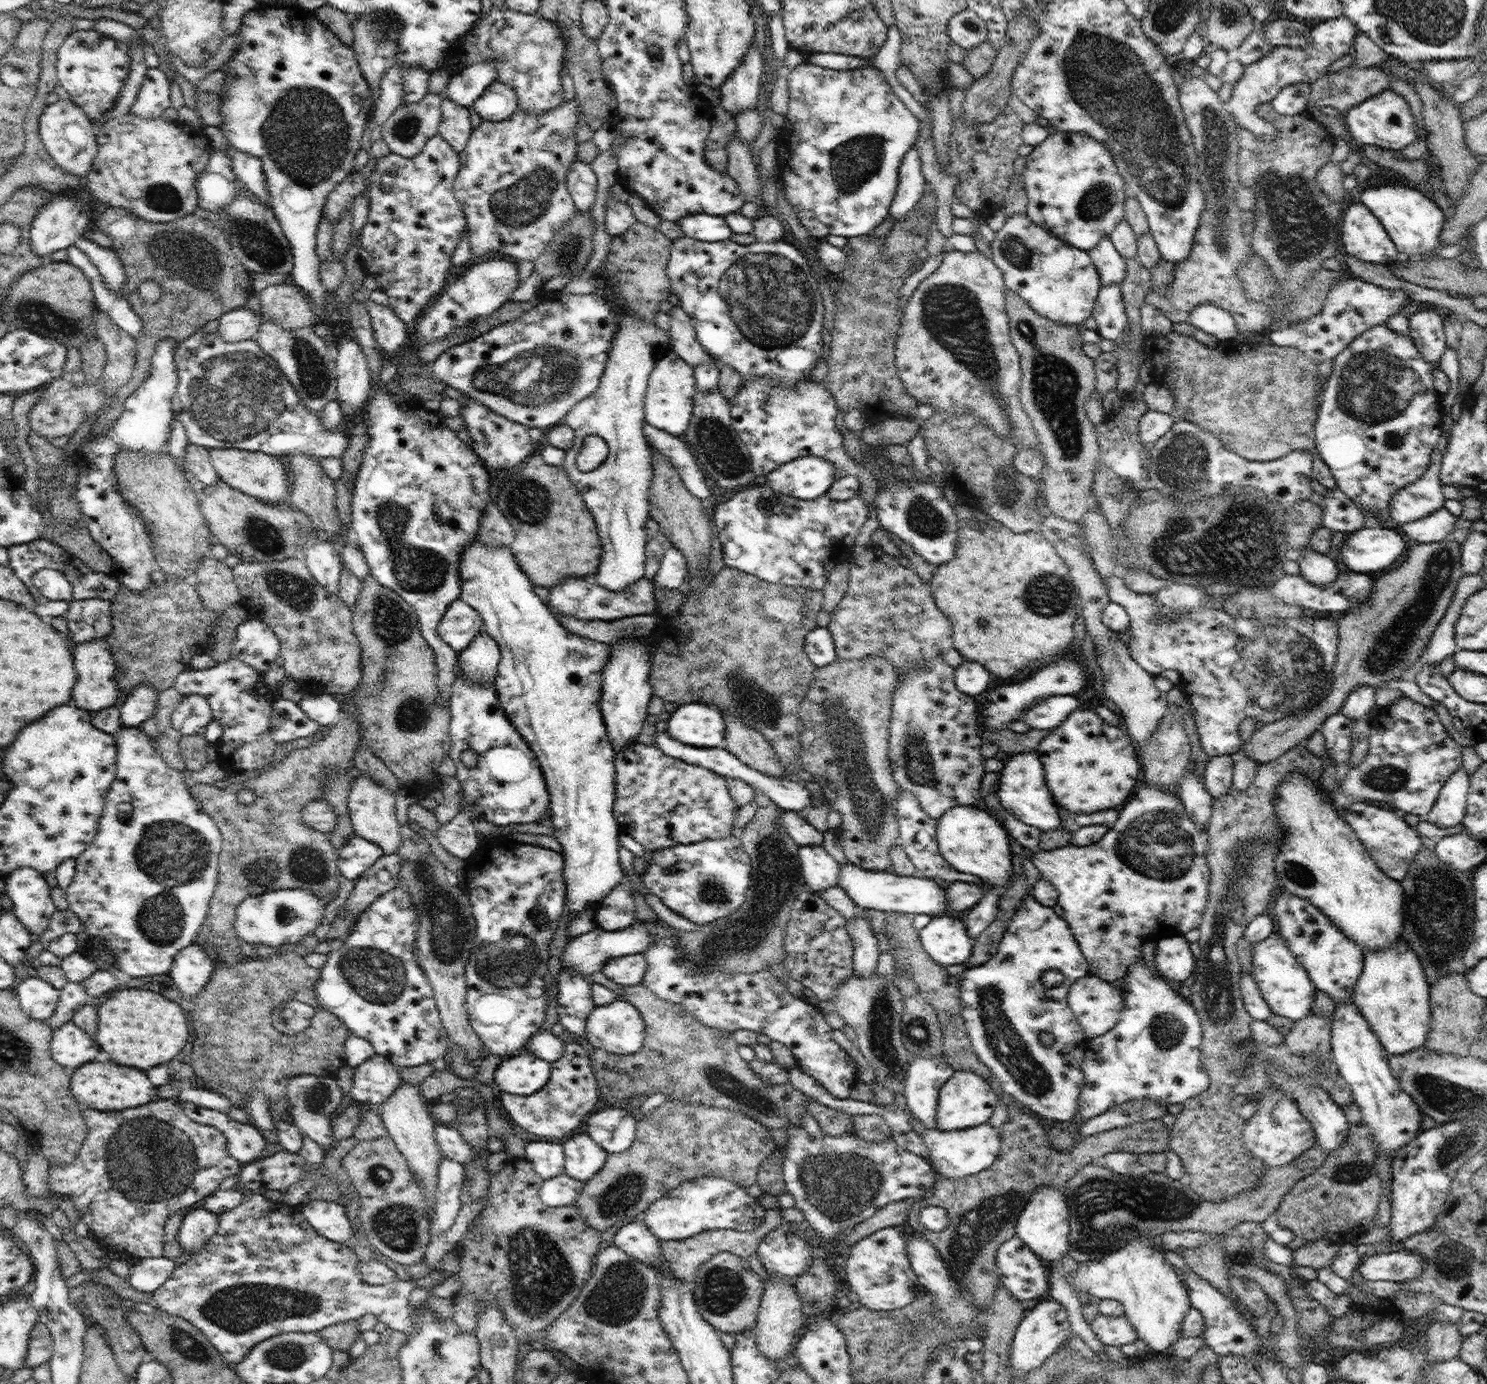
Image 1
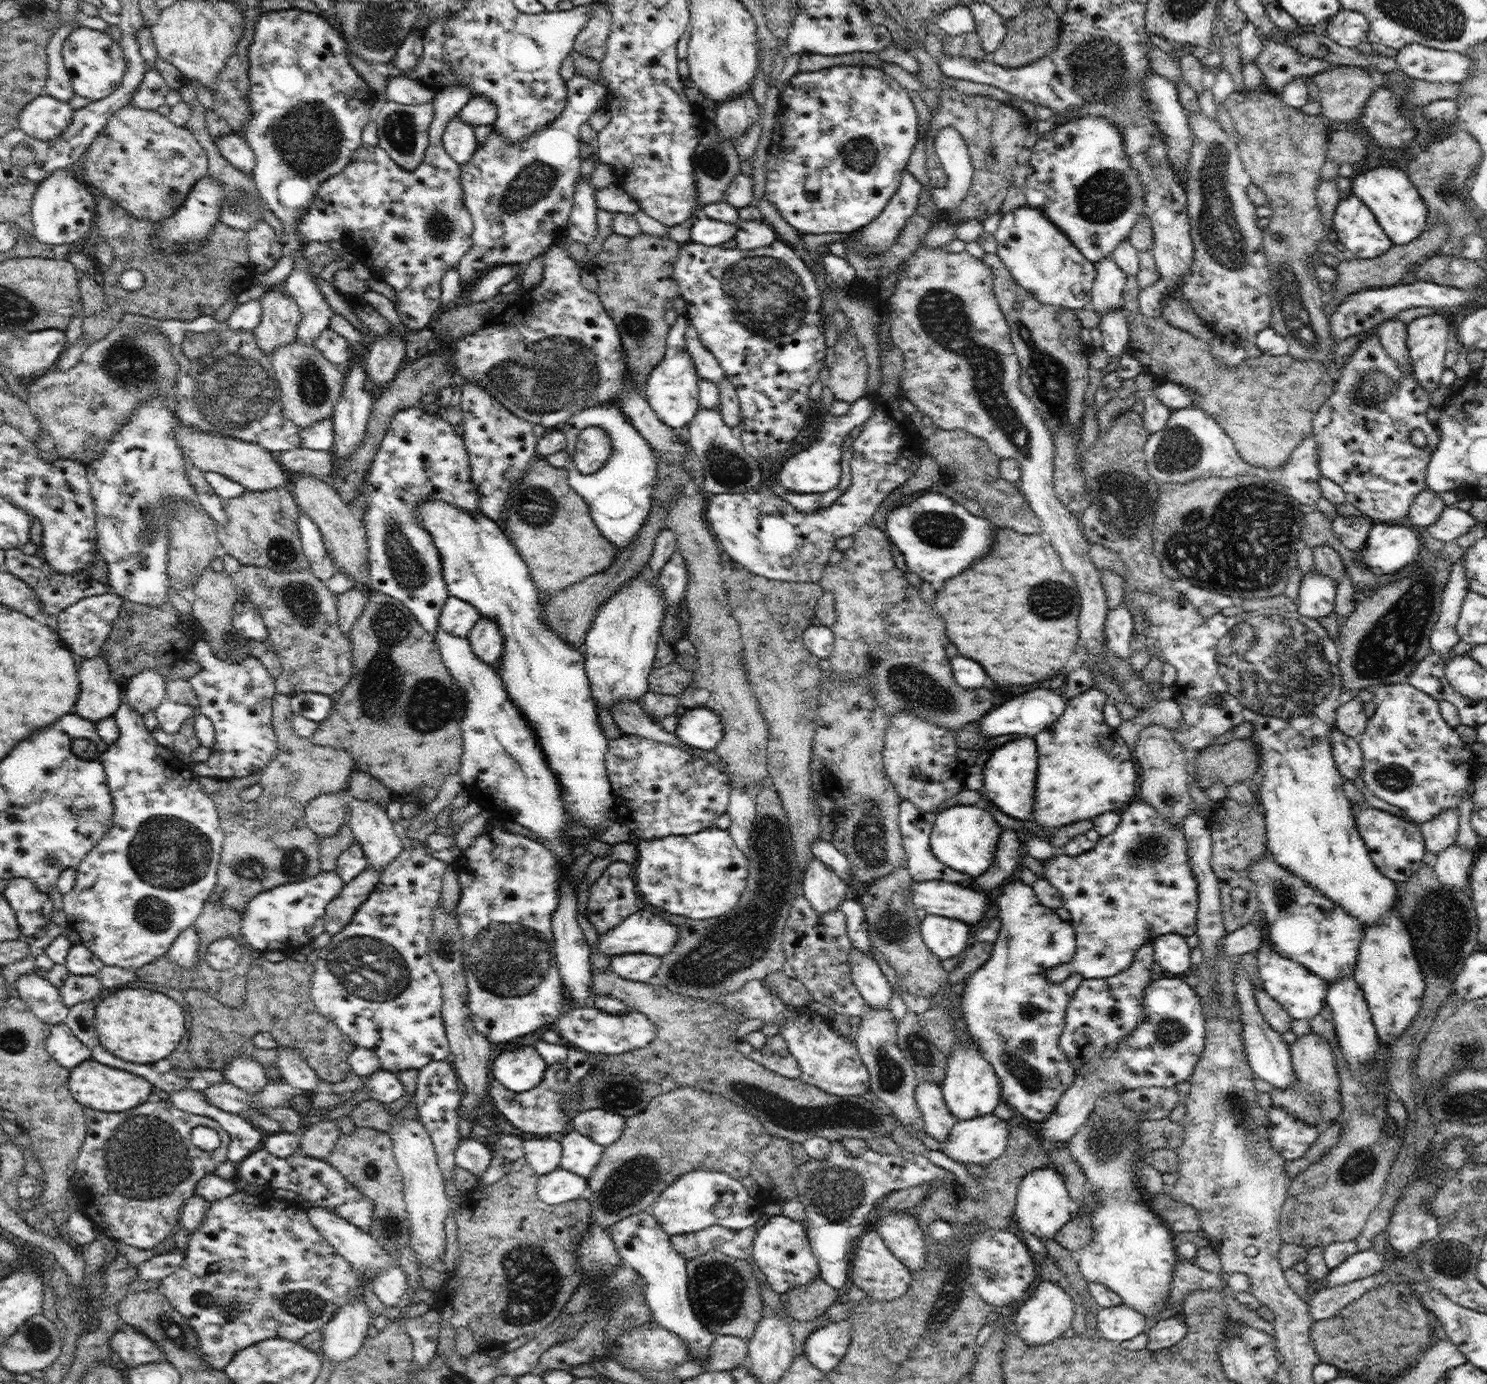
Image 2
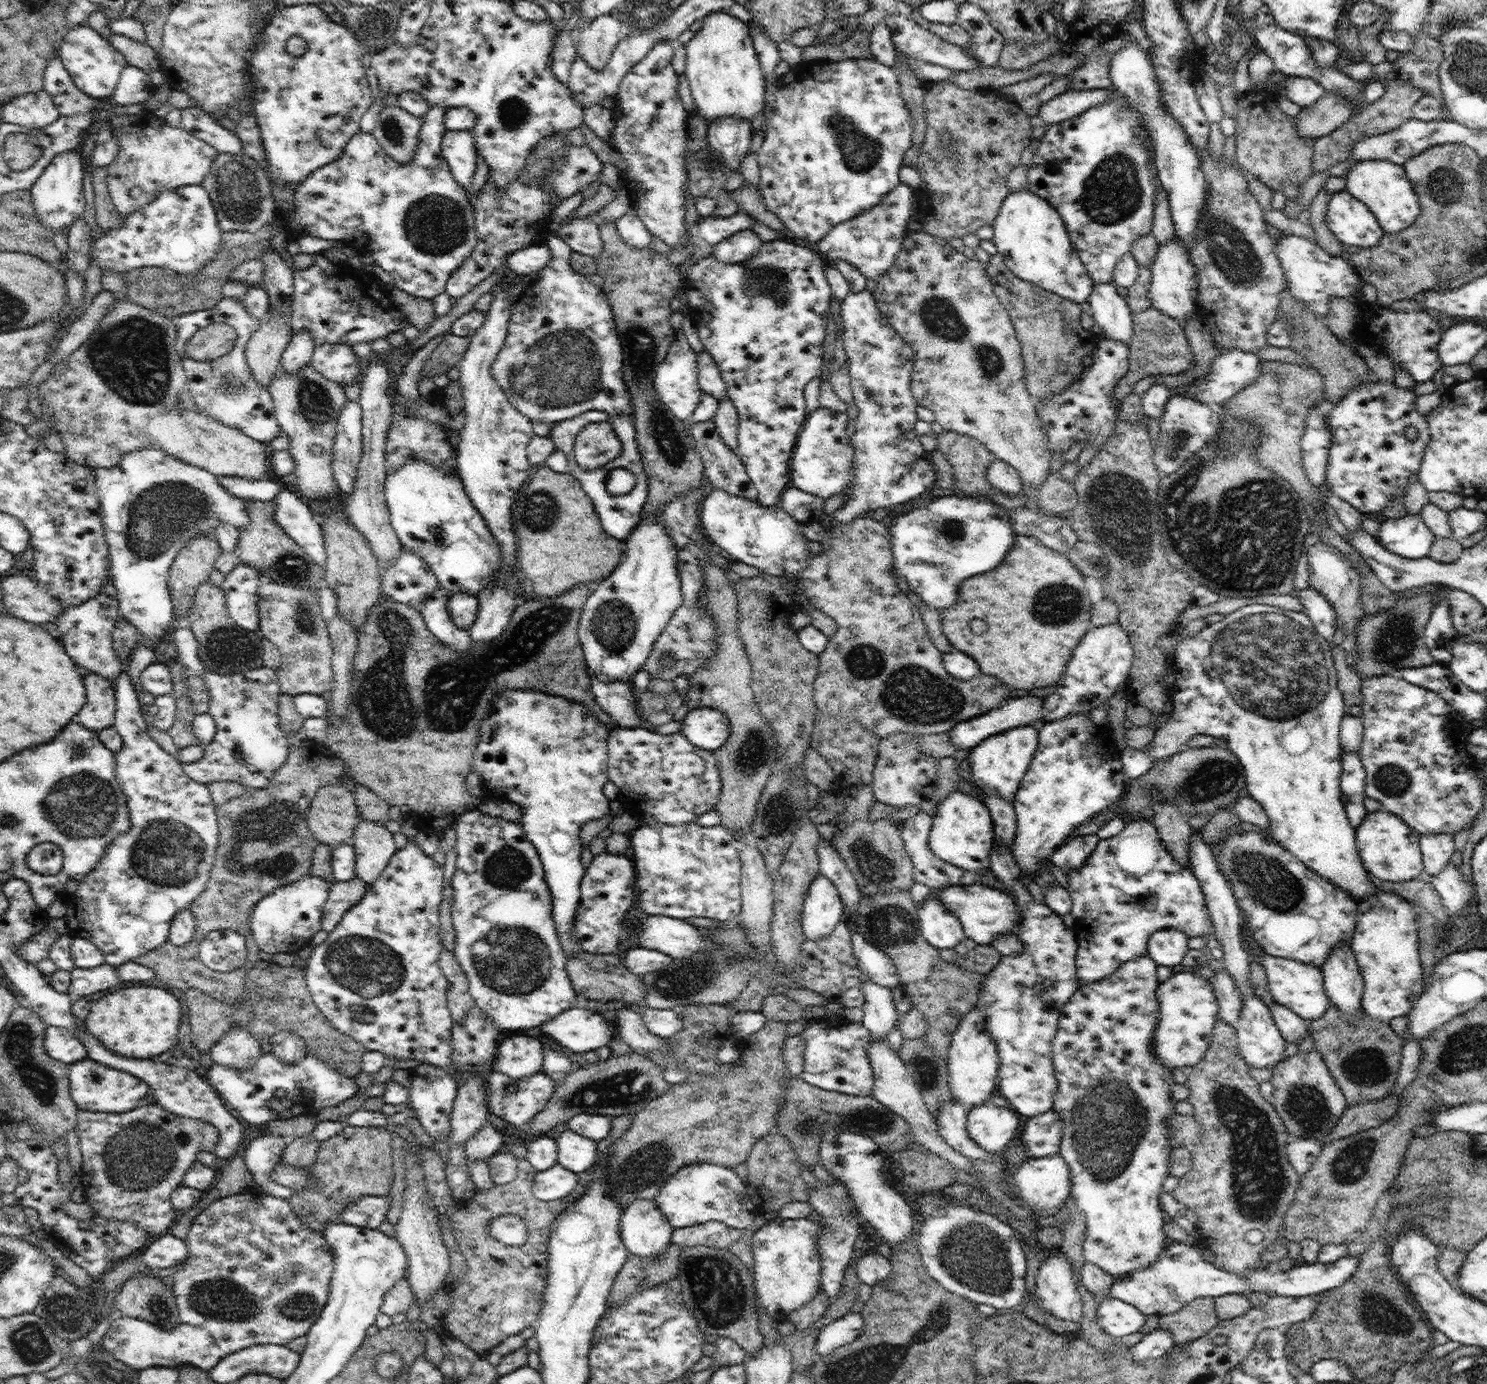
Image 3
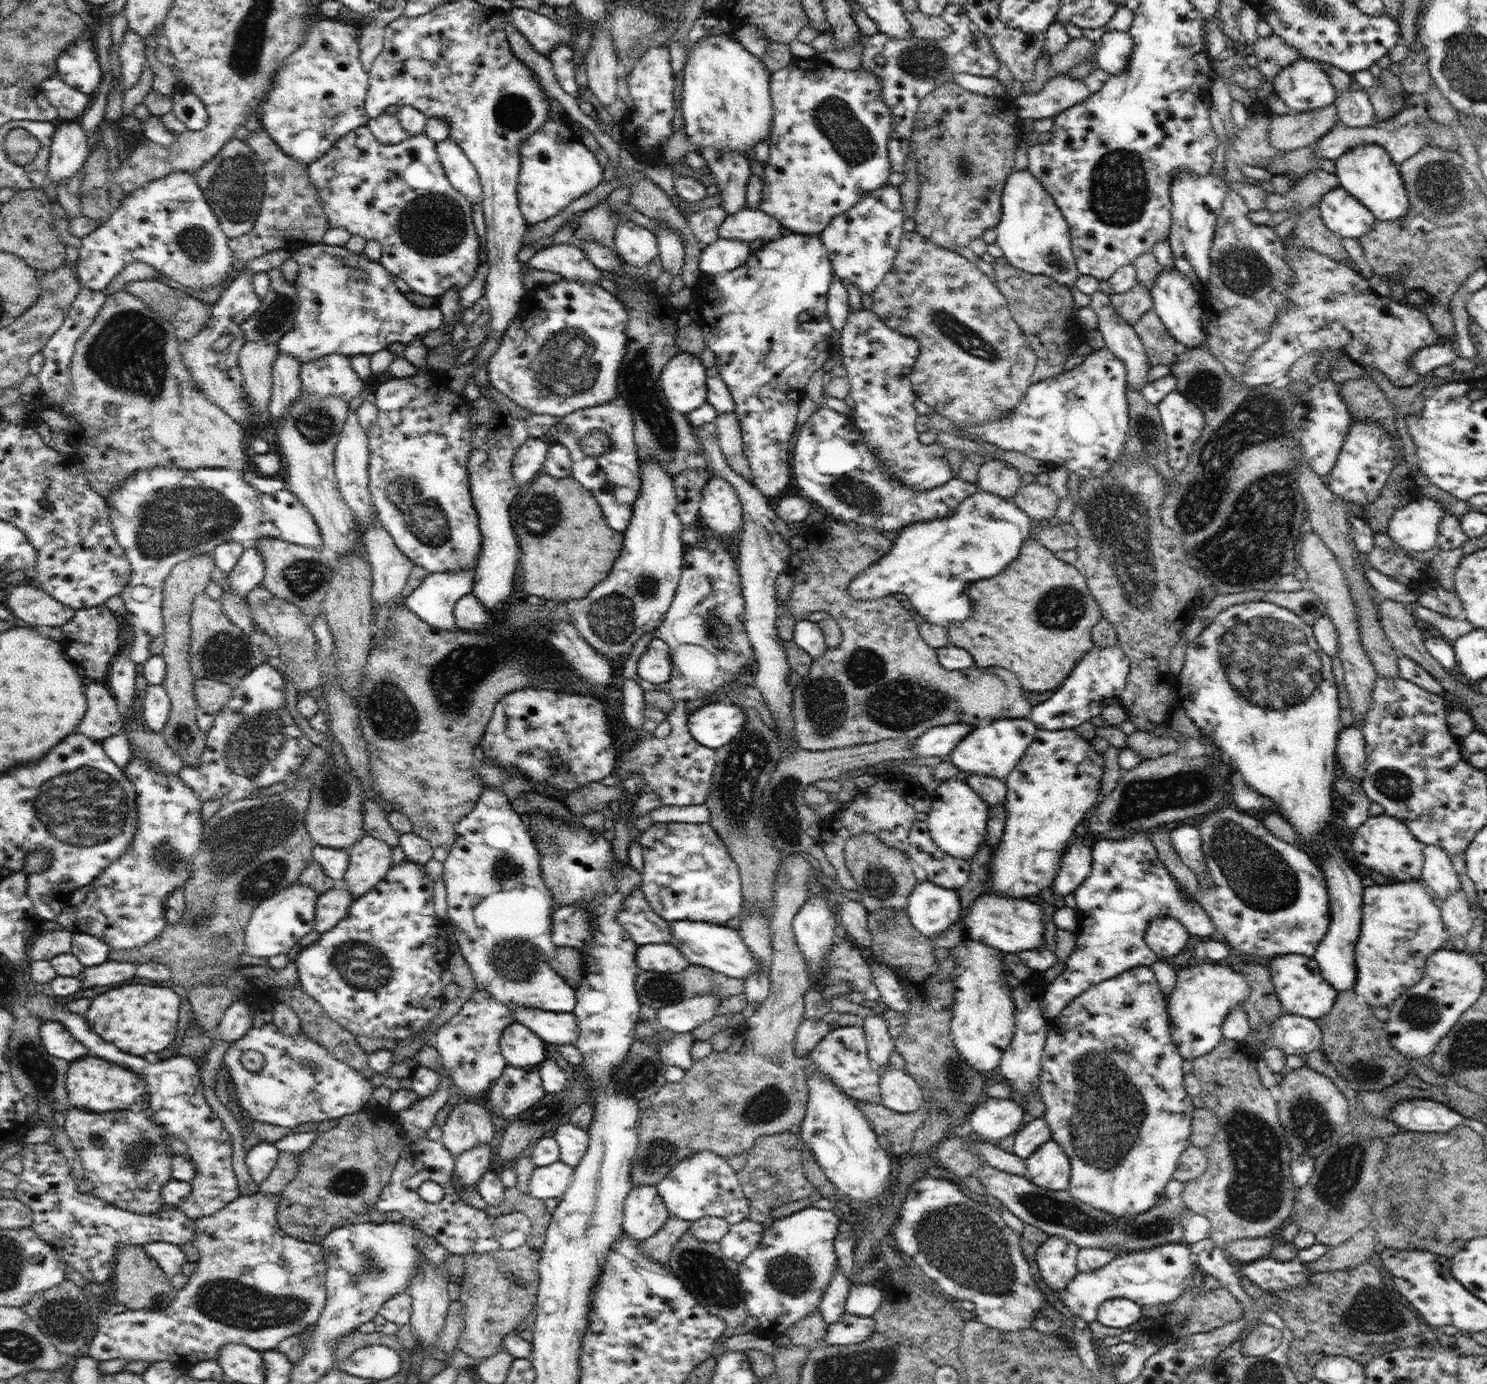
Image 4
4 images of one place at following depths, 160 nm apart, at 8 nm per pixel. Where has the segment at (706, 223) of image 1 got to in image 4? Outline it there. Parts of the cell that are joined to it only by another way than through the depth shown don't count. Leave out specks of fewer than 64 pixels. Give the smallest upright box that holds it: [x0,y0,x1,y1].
[718,207,786,243]

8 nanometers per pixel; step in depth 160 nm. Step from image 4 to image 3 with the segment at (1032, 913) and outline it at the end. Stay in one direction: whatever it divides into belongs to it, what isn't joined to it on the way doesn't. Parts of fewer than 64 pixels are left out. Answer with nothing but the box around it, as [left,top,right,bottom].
[930,883,1021,945]

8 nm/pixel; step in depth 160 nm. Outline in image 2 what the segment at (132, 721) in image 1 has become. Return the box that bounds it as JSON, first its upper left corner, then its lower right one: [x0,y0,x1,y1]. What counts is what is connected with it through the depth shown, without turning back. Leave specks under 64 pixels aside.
[125,670,168,715]

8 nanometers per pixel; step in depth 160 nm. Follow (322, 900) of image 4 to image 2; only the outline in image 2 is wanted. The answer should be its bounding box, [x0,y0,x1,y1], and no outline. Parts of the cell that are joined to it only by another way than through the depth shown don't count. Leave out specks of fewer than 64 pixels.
[325,867,382,936]

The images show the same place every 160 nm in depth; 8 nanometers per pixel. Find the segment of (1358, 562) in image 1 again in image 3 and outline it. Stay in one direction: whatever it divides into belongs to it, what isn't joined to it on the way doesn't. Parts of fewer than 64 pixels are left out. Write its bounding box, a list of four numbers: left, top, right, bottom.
[1377,514,1435,559]

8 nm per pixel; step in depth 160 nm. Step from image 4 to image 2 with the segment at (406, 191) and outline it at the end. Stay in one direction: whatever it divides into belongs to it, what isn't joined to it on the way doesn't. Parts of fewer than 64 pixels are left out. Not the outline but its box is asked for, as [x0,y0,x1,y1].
[296,83,474,331]

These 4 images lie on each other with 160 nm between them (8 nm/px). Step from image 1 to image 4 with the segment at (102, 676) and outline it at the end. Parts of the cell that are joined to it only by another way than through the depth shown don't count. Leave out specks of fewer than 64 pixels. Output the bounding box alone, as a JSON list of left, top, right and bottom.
[78,681,123,742]

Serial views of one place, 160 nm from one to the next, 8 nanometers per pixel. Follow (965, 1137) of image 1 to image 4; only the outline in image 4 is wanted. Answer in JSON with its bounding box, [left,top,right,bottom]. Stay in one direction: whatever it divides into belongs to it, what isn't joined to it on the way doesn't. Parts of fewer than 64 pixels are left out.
[968,1096,1025,1143]

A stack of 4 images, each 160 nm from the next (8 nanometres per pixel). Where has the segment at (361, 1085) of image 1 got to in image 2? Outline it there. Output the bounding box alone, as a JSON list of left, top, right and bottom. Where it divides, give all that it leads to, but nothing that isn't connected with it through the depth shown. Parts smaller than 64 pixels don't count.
[362,1069,405,1105]

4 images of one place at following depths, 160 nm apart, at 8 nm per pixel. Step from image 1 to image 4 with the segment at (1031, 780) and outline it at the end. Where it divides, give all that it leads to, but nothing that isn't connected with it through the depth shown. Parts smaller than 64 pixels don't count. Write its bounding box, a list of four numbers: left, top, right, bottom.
[950,717,1039,782]

